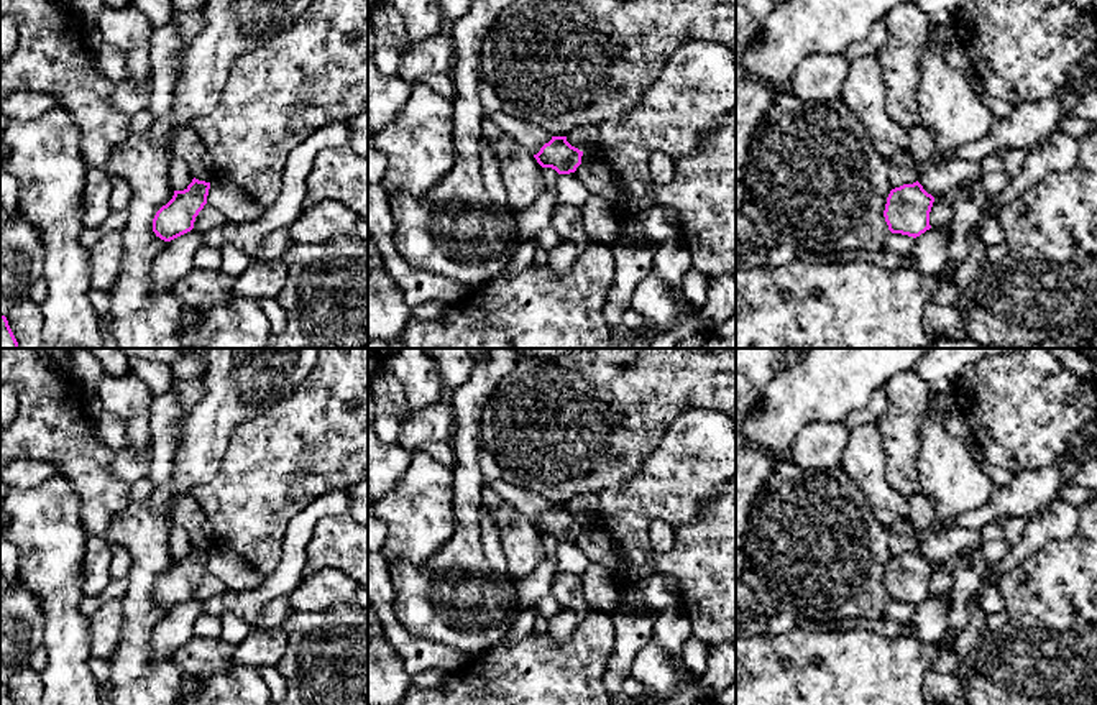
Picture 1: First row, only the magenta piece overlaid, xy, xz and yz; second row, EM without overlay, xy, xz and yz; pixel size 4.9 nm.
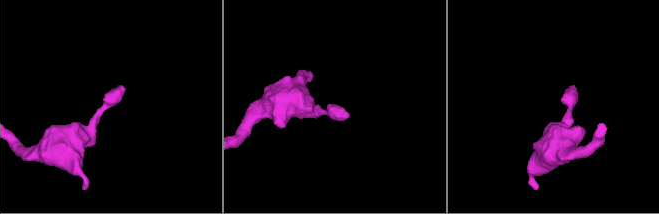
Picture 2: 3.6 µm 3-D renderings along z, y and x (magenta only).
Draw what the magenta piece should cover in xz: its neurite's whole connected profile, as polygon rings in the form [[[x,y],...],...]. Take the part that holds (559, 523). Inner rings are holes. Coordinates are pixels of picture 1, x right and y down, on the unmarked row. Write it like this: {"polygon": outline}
{"polygon": [[[552,505],[534,526],[542,536],[552,536],[558,542],[575,541],[581,532],[583,519],[571,514],[567,505]]]}

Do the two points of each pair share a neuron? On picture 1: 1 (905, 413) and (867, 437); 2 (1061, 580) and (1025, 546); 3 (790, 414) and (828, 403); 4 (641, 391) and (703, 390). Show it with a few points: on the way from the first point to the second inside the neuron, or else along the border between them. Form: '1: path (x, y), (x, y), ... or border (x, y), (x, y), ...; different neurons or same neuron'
1: border (876, 423), (881, 433), (885, 467); different neurons
2: border (1068, 536), (1048, 539), (1002, 575); different neurons
3: path (800, 405), (818, 403); same neuron
4: path (656, 388), (688, 388); same neuron

